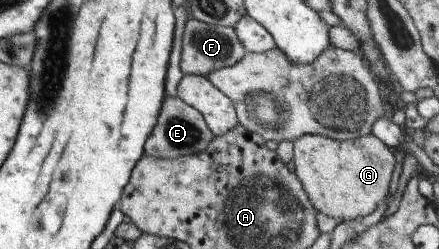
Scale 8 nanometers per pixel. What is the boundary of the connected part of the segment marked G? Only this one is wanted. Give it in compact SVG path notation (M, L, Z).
M369 134L346 141L303 135L292 141L293 172L315 210L342 222L371 214L394 182L394 154Z

